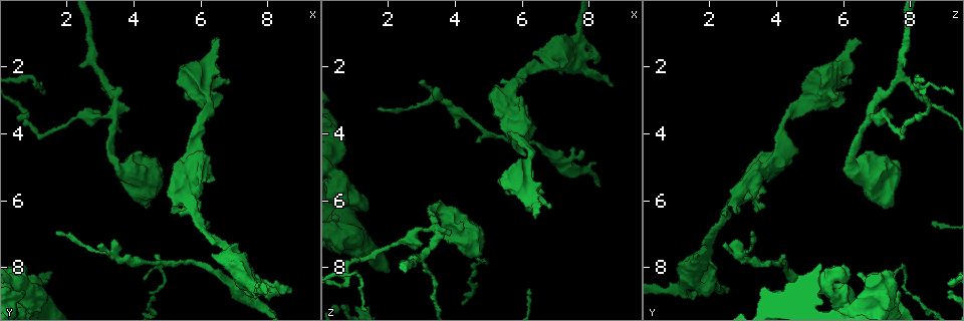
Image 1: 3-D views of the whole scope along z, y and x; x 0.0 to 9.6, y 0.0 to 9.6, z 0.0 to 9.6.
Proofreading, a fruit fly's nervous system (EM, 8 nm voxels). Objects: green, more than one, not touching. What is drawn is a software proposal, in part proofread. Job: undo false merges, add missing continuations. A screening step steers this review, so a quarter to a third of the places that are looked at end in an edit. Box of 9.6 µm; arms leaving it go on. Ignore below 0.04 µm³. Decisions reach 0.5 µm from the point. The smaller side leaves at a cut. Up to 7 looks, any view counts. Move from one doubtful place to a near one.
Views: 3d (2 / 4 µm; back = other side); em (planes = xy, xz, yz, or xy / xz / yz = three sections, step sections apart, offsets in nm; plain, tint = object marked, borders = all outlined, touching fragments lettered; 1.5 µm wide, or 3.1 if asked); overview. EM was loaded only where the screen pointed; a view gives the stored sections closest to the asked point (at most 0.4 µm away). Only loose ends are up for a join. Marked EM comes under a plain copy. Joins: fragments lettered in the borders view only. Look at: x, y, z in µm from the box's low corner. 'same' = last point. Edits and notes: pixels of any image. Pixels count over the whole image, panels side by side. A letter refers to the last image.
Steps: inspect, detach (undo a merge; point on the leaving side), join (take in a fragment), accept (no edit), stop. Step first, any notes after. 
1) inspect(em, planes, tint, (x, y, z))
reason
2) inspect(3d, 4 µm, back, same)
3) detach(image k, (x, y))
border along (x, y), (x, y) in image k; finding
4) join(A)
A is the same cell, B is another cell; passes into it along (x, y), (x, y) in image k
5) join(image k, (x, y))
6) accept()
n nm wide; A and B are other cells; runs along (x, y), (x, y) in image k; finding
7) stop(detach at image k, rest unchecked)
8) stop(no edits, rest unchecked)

inspect(3d, 4 µm, (6.55, 3.10, 6.00))
free end

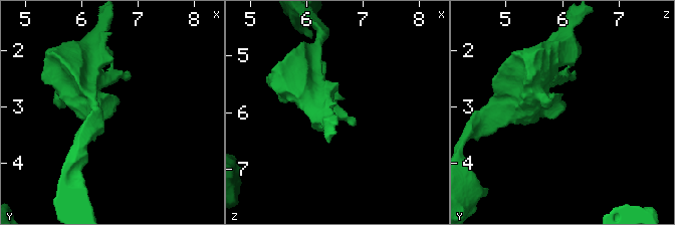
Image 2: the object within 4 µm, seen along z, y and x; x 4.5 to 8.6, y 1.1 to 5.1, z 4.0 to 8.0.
inspect(em, planes, borders, (6.65, 3.15, 5.95))

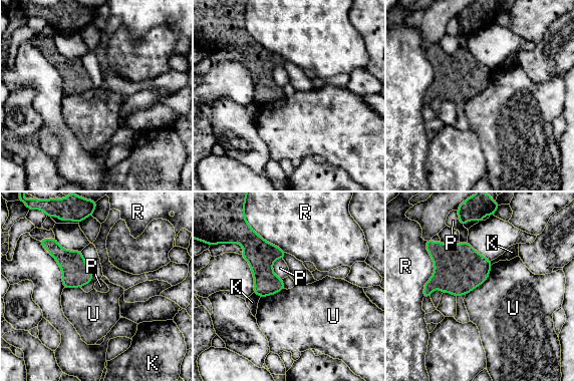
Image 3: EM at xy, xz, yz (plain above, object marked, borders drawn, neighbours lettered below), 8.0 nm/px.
accept()
R touches over 400 nm; K, P, R and U are other cells; border along (278, 258), (273, 272), (281, 279) in image 3; no lettered fragment goes on from it

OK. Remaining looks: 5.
inspect(em, planes, tint, (6.35, 1.25, 6.55))
branch stops here

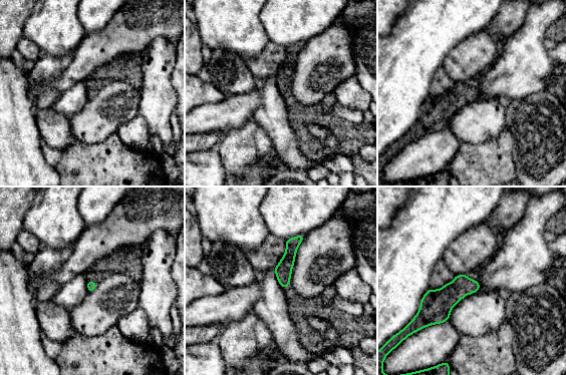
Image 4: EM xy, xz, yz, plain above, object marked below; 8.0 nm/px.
inspect(em, planes, borders, same)

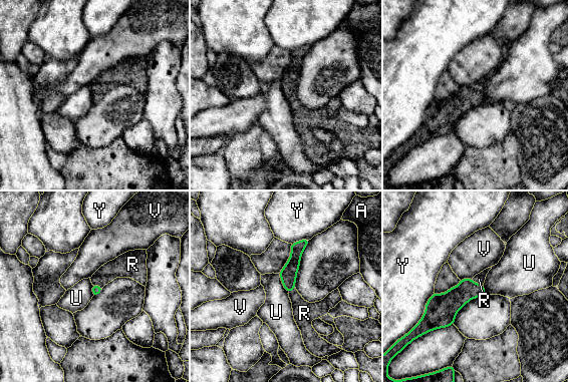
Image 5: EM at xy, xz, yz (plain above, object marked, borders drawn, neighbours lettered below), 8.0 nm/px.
join(R)
R is the same cell, A, U, V and Y are other cells; passes into it along (456, 298), (477, 284), (479, 279) in image 5; the neuron continues

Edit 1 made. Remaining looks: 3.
inspect(em, yz, step 8, borders, (5.60, 5.50, 3.25))
arms run side by side

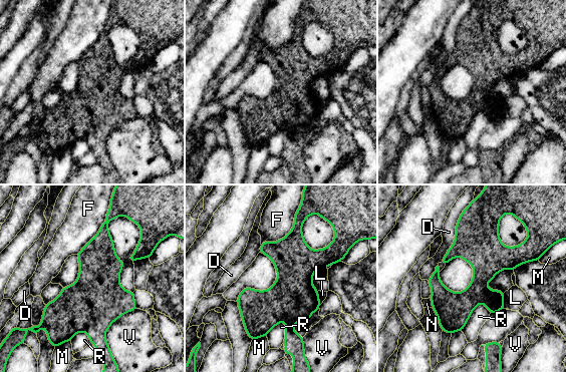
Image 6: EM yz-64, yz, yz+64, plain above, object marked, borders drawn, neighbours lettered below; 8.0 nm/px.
accept()
V touches over 360 nm; D, F, L, M, N, R and V are other cells; all the same neuron

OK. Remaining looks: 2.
stop(join at image 5, rest unchecked)

